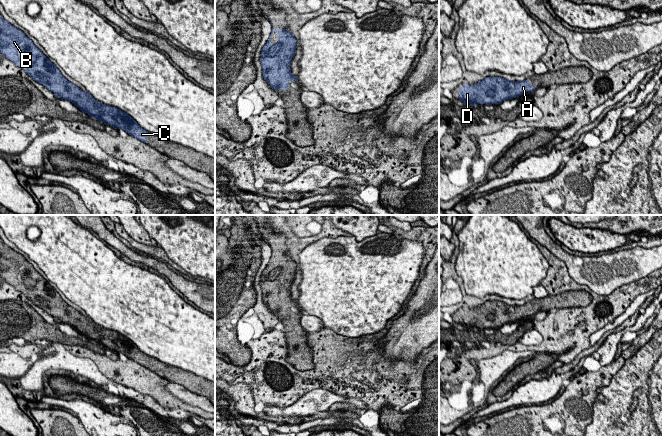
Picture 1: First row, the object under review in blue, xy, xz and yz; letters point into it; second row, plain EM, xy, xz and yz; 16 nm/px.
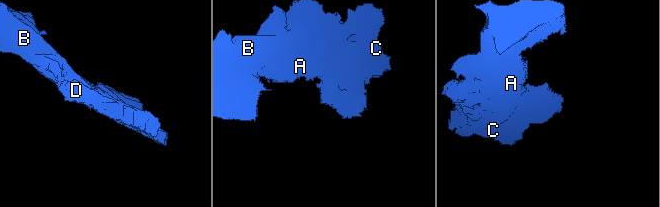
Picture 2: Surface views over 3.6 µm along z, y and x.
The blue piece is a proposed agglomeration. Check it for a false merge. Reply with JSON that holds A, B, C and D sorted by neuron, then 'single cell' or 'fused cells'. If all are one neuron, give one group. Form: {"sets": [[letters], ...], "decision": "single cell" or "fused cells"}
{"sets": [["A", "B", "C", "D"]], "decision": "single cell"}

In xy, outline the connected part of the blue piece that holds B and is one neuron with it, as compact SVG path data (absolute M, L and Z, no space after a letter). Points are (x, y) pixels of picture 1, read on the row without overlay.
M0 238L0 276L4 281L11 284L15 289L22 292L25 297L31 300L36 306L45 310L48 314L53 316L57 321L69 324L80 332L82 336L89 340L96 342L103 348L108 348L115 353L123 353L129 359L147 368L149 356L138 349L138 347L127 337L120 333L105 329L96 325L93 320L87 316L82 315L79 311L69 306L60 296L55 288L53 288L42 275L35 270L31 263L29 263L21 254L16 252L13 248L7 246Z

